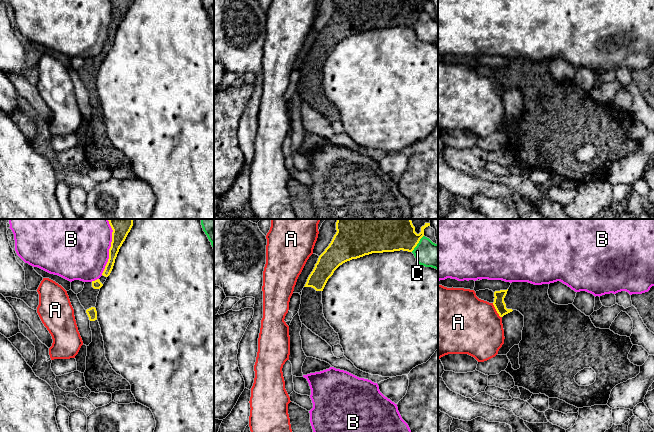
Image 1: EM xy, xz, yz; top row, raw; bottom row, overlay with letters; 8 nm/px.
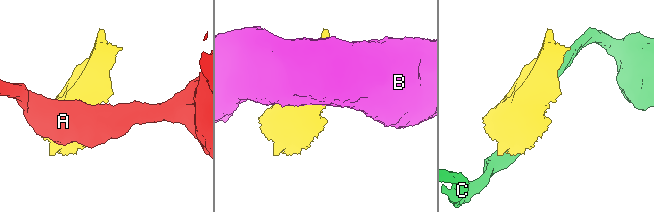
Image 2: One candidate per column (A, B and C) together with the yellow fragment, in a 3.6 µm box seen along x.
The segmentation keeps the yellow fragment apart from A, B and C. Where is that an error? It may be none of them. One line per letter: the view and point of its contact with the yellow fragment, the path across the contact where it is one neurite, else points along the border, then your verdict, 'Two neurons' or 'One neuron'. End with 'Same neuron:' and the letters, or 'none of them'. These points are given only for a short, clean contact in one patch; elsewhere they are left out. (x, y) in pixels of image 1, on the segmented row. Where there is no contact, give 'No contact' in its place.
A: Touches yellow at yz (496, 310). Boundary: yz (492, 303), (496, 312), (501, 317). Two neurons
B: Touches yellow at xy (110, 247). Two neurons
C: Touches yellow at xz (418, 242). Boundary: xz (423, 235), (411, 251). Two neurons
Same neuron: none of them

